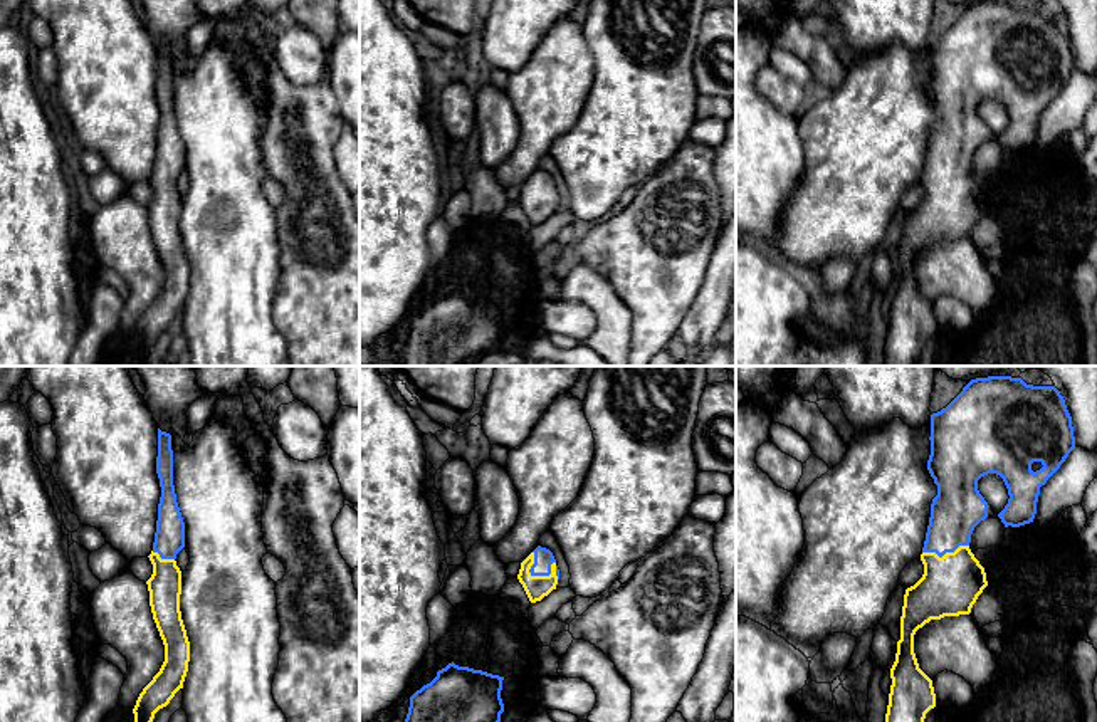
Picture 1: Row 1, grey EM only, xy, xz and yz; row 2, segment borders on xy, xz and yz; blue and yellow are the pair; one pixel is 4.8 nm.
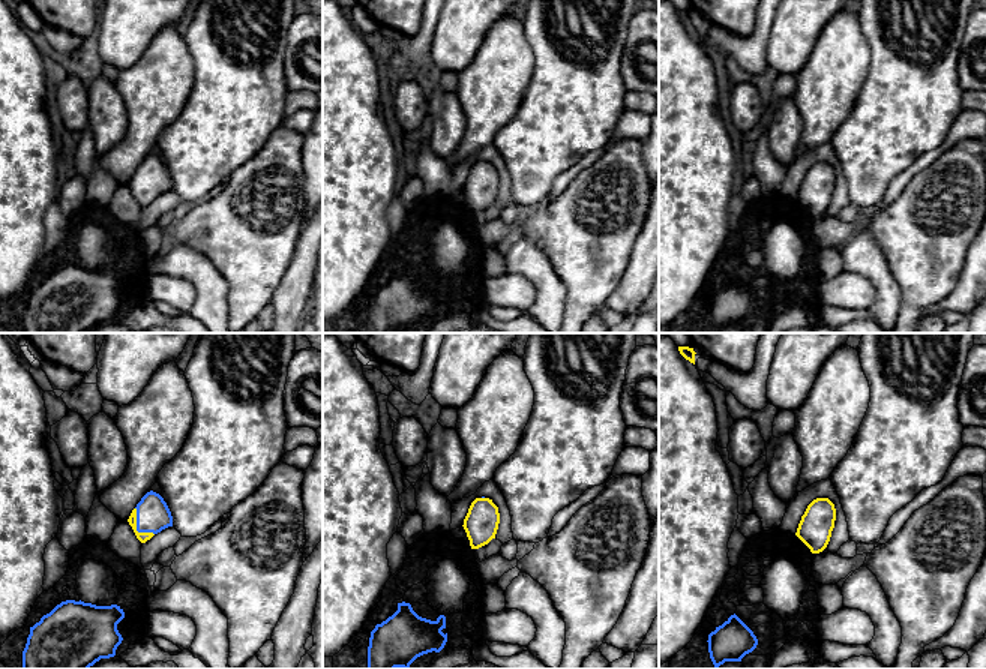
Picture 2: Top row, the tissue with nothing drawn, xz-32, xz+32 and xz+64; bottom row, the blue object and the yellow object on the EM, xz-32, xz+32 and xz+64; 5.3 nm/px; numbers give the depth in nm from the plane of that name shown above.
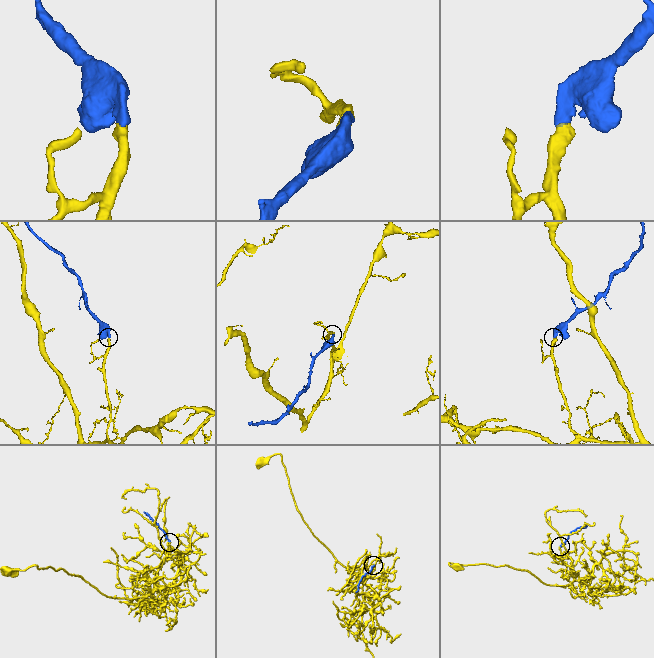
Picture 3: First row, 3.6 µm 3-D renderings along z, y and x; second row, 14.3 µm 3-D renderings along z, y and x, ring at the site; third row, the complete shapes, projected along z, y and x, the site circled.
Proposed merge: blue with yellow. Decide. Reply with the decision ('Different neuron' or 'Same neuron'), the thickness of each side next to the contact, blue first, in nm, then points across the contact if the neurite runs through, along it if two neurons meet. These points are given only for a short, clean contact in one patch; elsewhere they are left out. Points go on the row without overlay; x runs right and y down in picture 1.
Same neuron. Thickness 100 nm (blue) against 110 nm. Path across: xz (543, 182), (530, 195), (536, 202), (536, 212)

